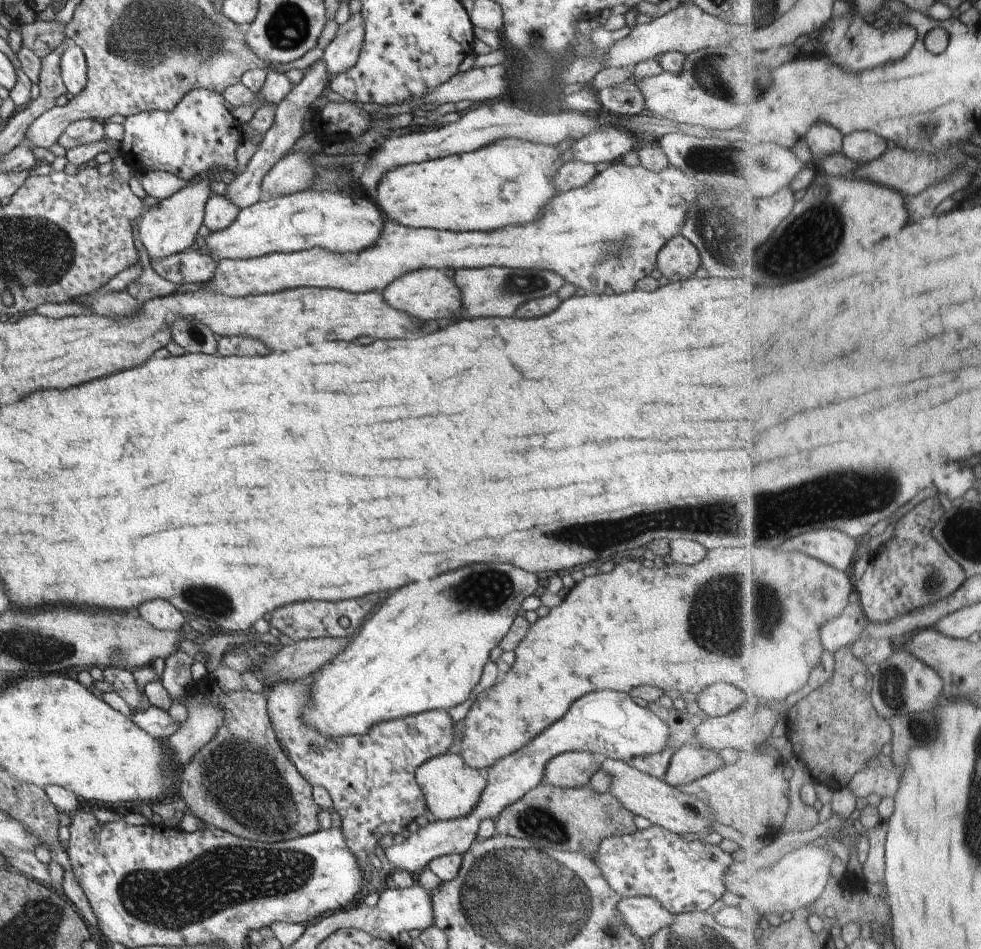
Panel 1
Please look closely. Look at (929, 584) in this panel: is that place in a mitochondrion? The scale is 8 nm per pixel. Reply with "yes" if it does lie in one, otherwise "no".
yes

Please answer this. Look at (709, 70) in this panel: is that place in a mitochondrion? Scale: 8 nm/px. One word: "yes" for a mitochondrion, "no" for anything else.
yes

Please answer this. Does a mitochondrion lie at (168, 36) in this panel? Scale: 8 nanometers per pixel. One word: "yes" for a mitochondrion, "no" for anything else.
yes

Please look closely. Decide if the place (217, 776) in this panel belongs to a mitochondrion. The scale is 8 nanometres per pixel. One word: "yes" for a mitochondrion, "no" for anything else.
yes

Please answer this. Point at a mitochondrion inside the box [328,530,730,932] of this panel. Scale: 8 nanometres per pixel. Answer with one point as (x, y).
(485, 591)

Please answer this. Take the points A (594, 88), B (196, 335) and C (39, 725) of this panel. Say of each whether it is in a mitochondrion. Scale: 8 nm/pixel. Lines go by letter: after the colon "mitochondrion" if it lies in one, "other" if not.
A: other
B: mitochondrion
C: other

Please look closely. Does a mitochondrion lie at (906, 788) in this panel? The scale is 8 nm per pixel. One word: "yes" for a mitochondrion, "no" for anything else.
no

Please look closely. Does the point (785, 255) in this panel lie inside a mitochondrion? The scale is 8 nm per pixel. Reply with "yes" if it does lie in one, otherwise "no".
yes

